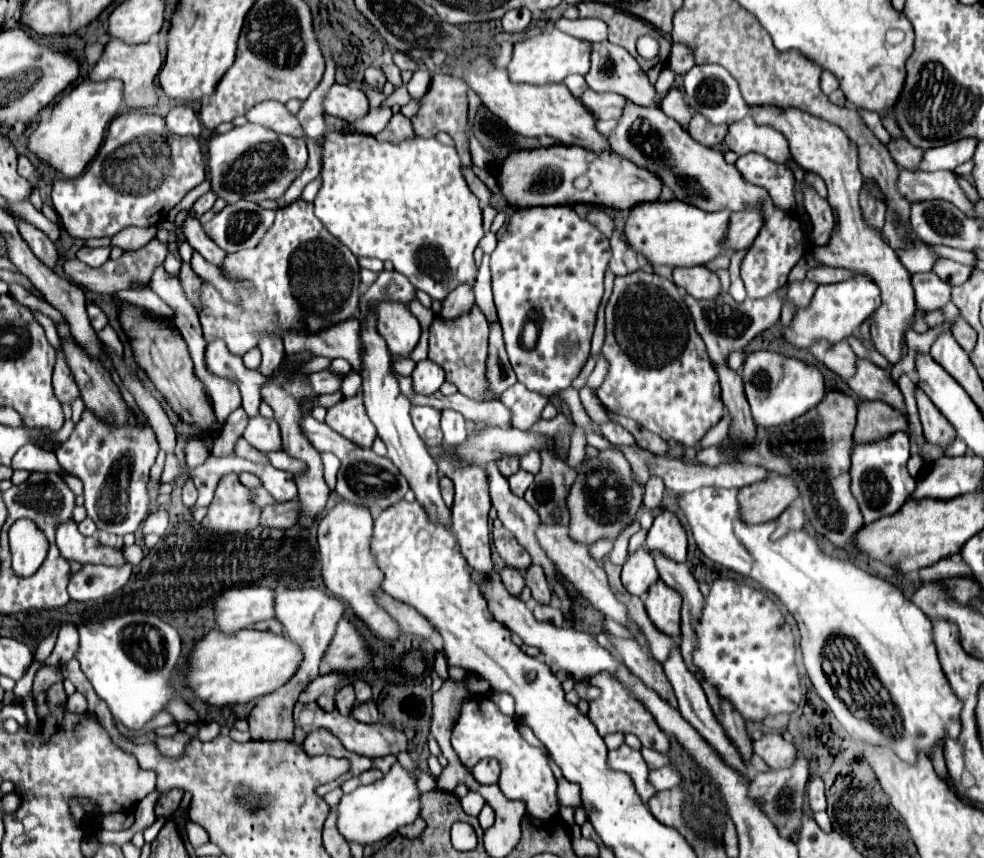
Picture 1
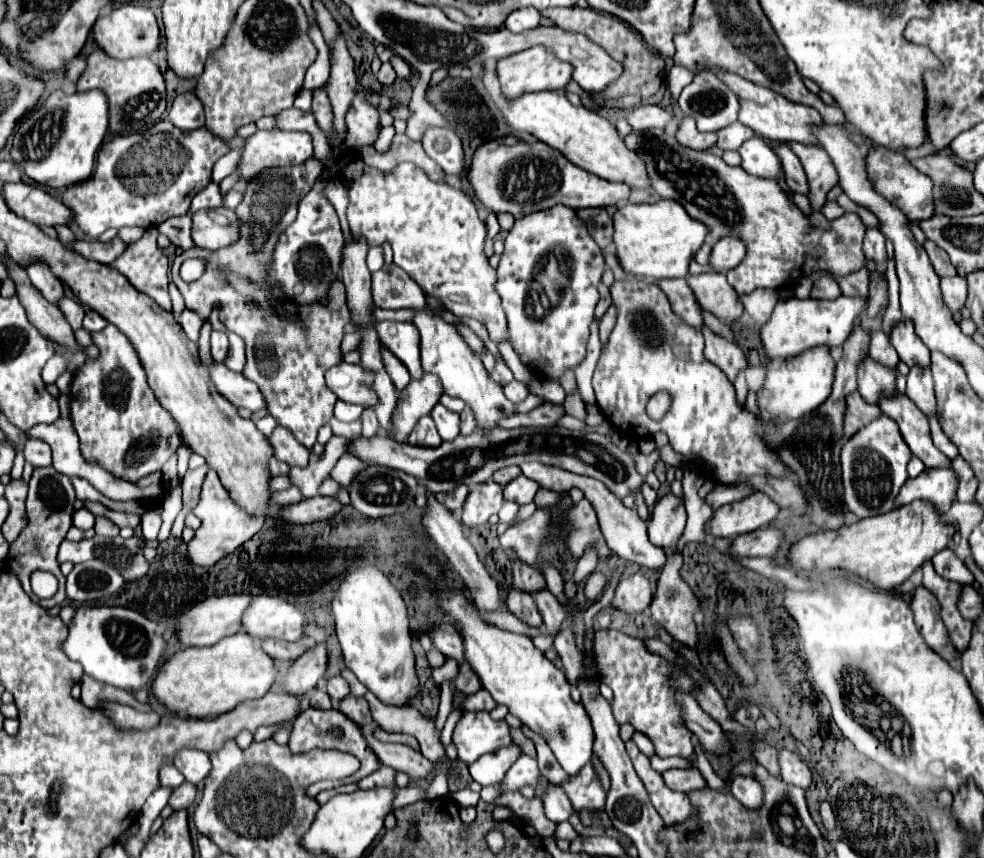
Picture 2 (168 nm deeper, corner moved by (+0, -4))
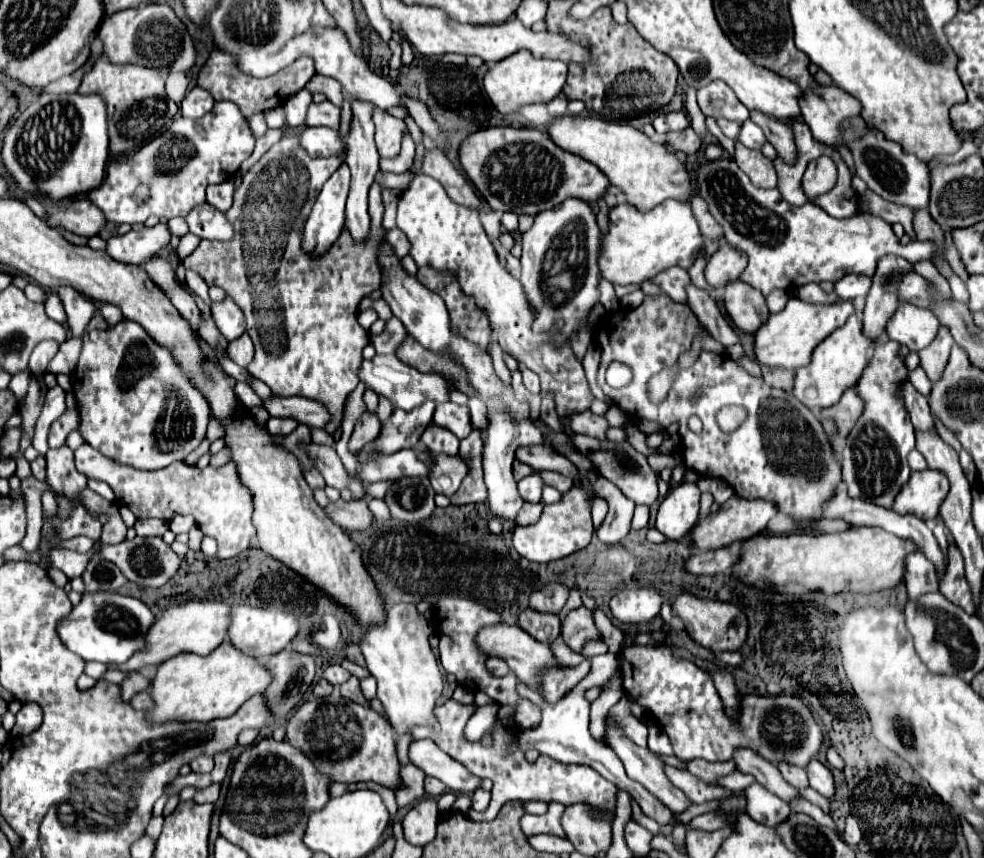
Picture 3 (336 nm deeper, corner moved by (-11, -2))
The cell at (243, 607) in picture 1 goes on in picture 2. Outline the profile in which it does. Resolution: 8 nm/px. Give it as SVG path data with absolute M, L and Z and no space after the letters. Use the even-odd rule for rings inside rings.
M232 593L232 595L220 595L220 597L208 597L200 603L196 603L192 609L188 609L180 621L178 621L178 637L182 647L206 647L214 645L216 641L236 635L242 629L242 615L250 607L252 597L244 593Z

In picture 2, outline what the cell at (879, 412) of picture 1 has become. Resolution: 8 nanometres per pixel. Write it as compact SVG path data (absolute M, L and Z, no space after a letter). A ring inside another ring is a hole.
M854 391L852 395L848 395L848 411L844 417L844 435L852 437L856 435L862 427L866 427L868 423L872 423L874 419L878 419L880 407L874 403L866 403L858 391Z

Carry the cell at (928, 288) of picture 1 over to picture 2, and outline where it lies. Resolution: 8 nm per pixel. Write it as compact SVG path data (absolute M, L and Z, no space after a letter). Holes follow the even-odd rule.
M942 277L940 279L940 291L942 291L942 299L946 303L946 307L956 313L966 299L966 279L964 277Z

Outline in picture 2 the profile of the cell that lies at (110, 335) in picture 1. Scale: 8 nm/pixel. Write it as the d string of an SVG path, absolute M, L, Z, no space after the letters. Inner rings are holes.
M106 325L104 331L92 333L92 339L100 349L100 357L90 359L88 367L84 367L80 375L74 375L70 393L70 419L80 439L82 457L88 463L112 473L116 479L136 479L136 475L150 475L160 471L166 459L172 455L172 451L178 449L182 441L180 431L176 431L176 423L172 423L168 411L164 411L156 401L152 389L146 383L146 377L136 377L136 367L140 369L140 361L136 359L132 343L128 343L128 339L114 325Z

